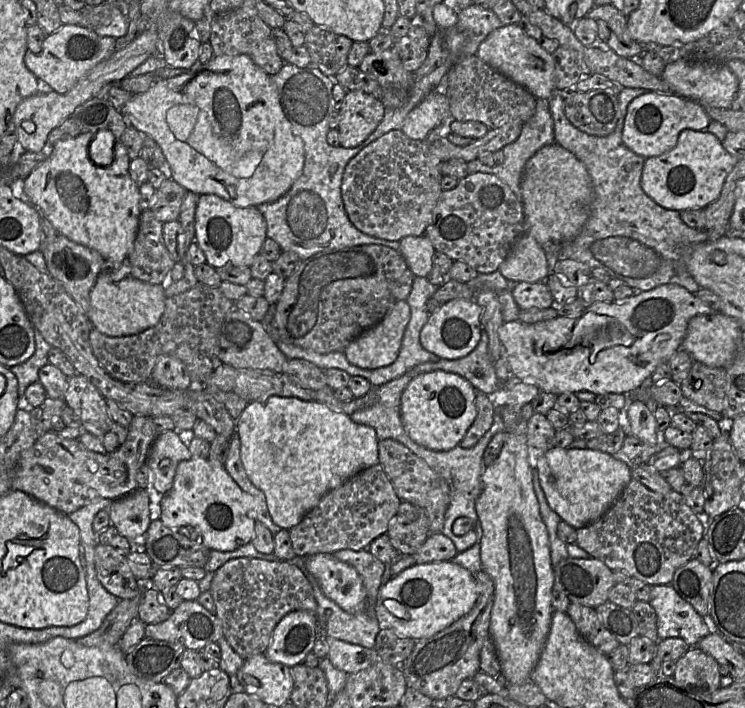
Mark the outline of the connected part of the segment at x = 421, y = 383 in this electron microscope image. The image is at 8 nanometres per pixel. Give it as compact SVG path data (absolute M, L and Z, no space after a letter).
M438 370L421 373L409 382L401 395L403 428L414 442L430 450L455 448L476 417L476 394L473 385L457 374Z

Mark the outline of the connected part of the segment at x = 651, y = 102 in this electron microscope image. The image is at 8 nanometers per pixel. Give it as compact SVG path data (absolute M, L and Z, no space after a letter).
M647 91L629 103L623 118L622 140L628 149L644 158L660 156L675 147L683 130L707 132L711 121L696 101L676 94Z

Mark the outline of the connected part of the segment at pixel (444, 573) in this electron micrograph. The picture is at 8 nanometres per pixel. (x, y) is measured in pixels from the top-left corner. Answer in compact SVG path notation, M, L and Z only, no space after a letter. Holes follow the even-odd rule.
M437 561L415 564L399 574L391 577L378 592L375 613L381 629L390 629L400 637L414 640L426 639L434 636L467 615L478 599L478 587L473 573L452 561ZM388 599L398 601L405 609L405 617L398 618L391 614L384 606Z

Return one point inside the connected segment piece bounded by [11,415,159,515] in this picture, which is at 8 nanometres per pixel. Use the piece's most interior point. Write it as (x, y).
(60, 472)

